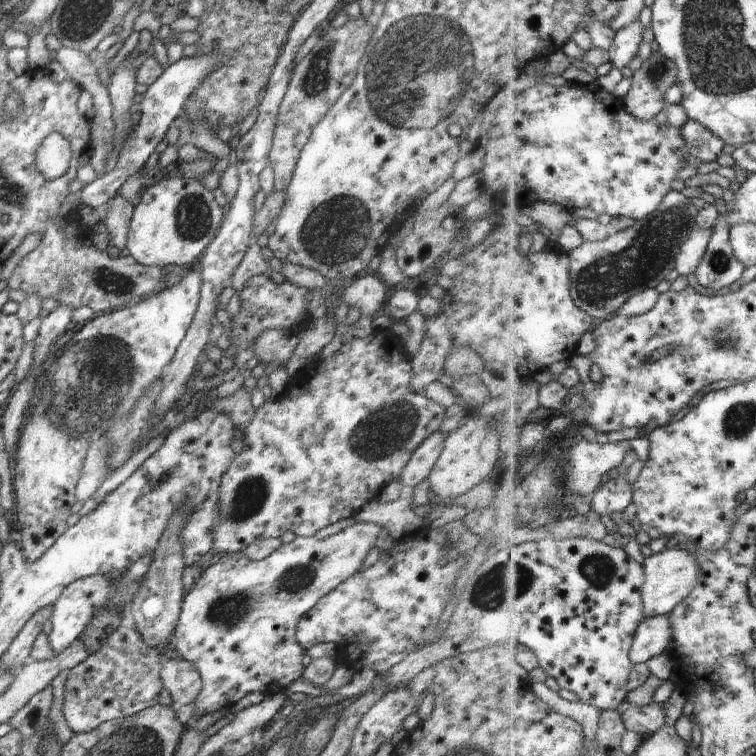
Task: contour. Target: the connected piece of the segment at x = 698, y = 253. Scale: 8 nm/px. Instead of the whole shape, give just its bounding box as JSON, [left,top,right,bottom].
[676,228,713,276]

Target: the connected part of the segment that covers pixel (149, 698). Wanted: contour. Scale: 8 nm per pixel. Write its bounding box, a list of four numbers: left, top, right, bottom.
[63,626,176,735]

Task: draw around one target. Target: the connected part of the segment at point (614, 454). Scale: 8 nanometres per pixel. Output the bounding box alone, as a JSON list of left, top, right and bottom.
[569,436,632,494]

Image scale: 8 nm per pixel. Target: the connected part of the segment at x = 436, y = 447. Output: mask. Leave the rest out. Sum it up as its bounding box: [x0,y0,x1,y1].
[401,428,447,487]

